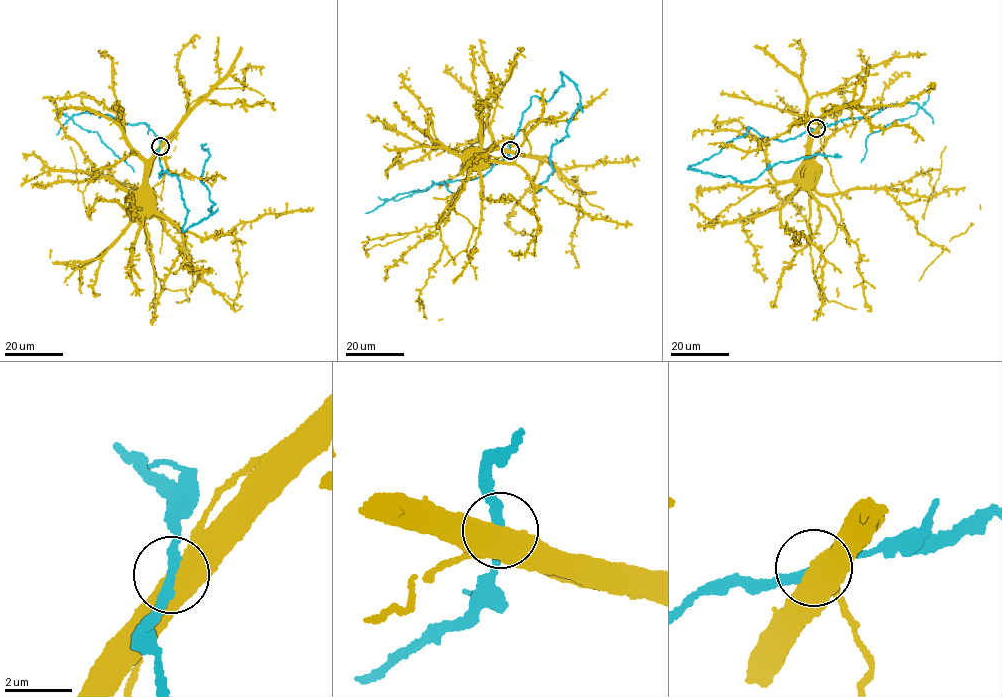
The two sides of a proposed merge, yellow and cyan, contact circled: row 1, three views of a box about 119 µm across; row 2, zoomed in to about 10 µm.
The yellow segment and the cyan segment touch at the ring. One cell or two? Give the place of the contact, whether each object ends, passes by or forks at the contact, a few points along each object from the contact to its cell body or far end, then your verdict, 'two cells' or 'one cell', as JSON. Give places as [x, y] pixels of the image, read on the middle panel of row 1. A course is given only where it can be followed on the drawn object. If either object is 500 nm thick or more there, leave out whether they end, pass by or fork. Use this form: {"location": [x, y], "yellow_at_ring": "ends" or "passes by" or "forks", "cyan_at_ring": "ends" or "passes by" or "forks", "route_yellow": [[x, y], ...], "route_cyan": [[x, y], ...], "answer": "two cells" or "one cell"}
{"location": [510, 150], "route_yellow": [[509, 150], [472, 154]], "route_cyan": [[509, 150], [531, 98], [548, 101], [561, 71], [580, 106], [551, 146], [542, 188]], "answer": "two cells"}

